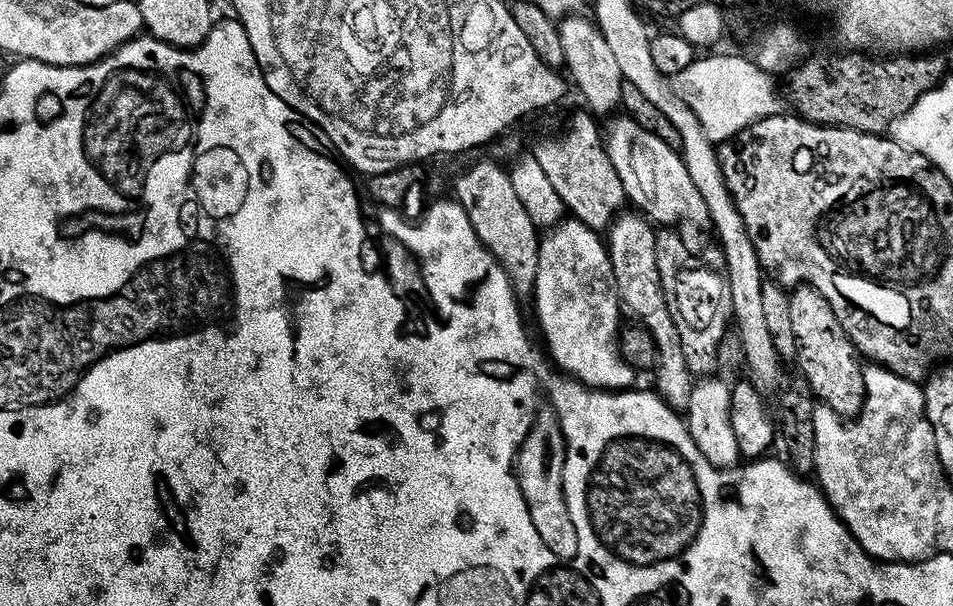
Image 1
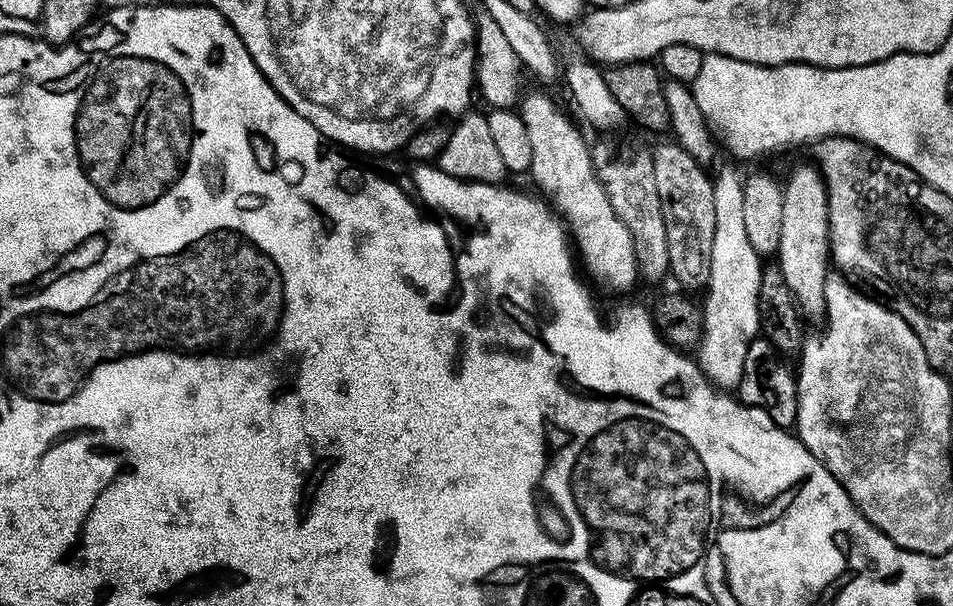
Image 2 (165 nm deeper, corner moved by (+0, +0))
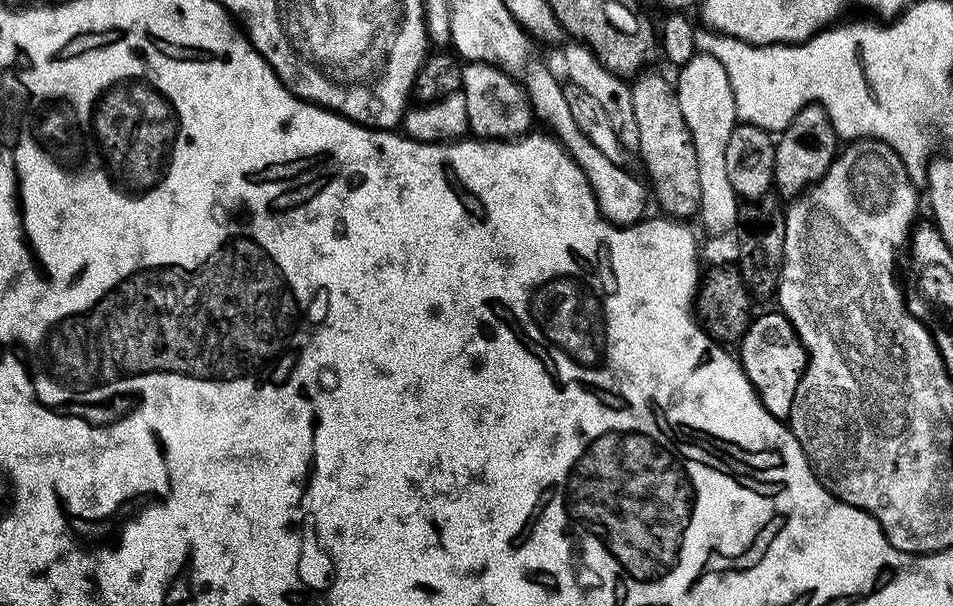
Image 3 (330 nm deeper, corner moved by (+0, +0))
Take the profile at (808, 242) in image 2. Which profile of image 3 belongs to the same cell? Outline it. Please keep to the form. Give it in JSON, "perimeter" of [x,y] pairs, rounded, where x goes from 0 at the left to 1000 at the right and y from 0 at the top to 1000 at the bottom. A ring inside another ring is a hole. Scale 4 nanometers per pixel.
{"perimeter":[[[847,172],[829,195],[829,208],[817,219],[812,261],[812,310],[820,325],[834,327],[845,310],[860,299],[871,281],[879,256],[879,226],[871,201],[871,188],[861,172]]]}

